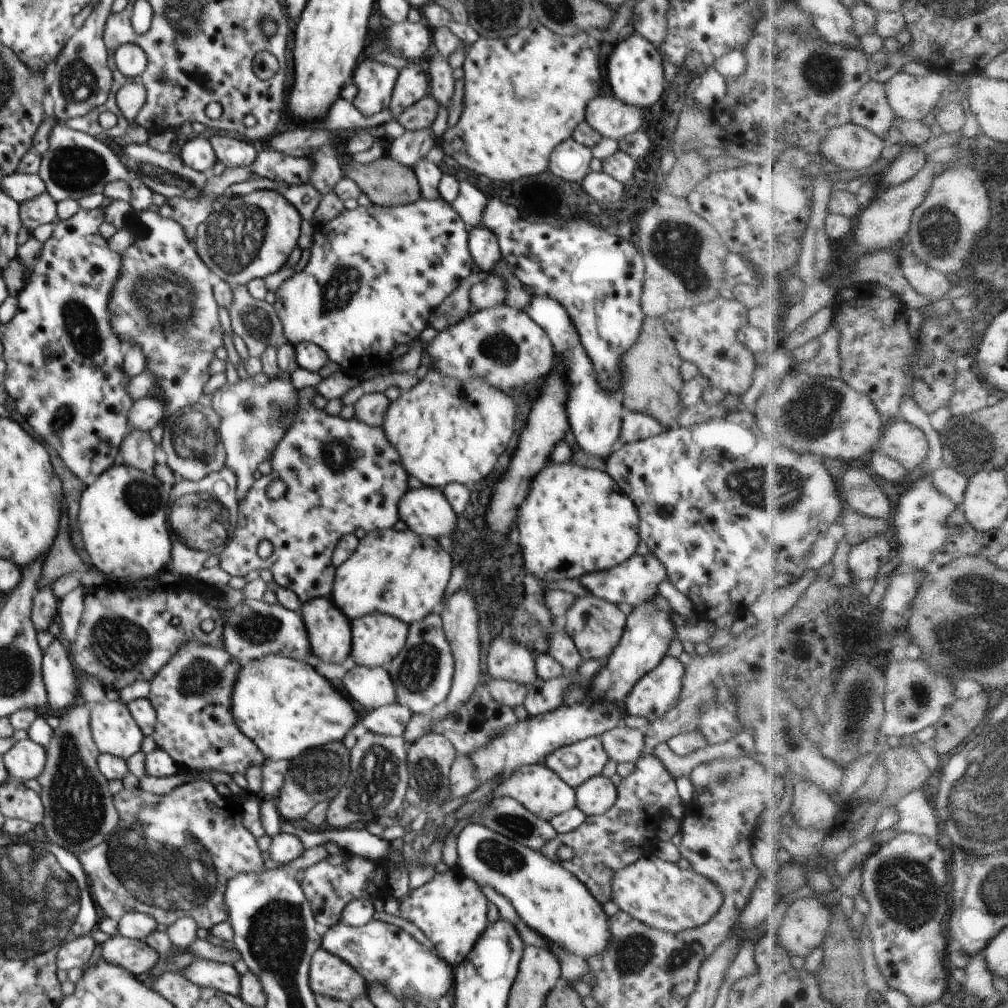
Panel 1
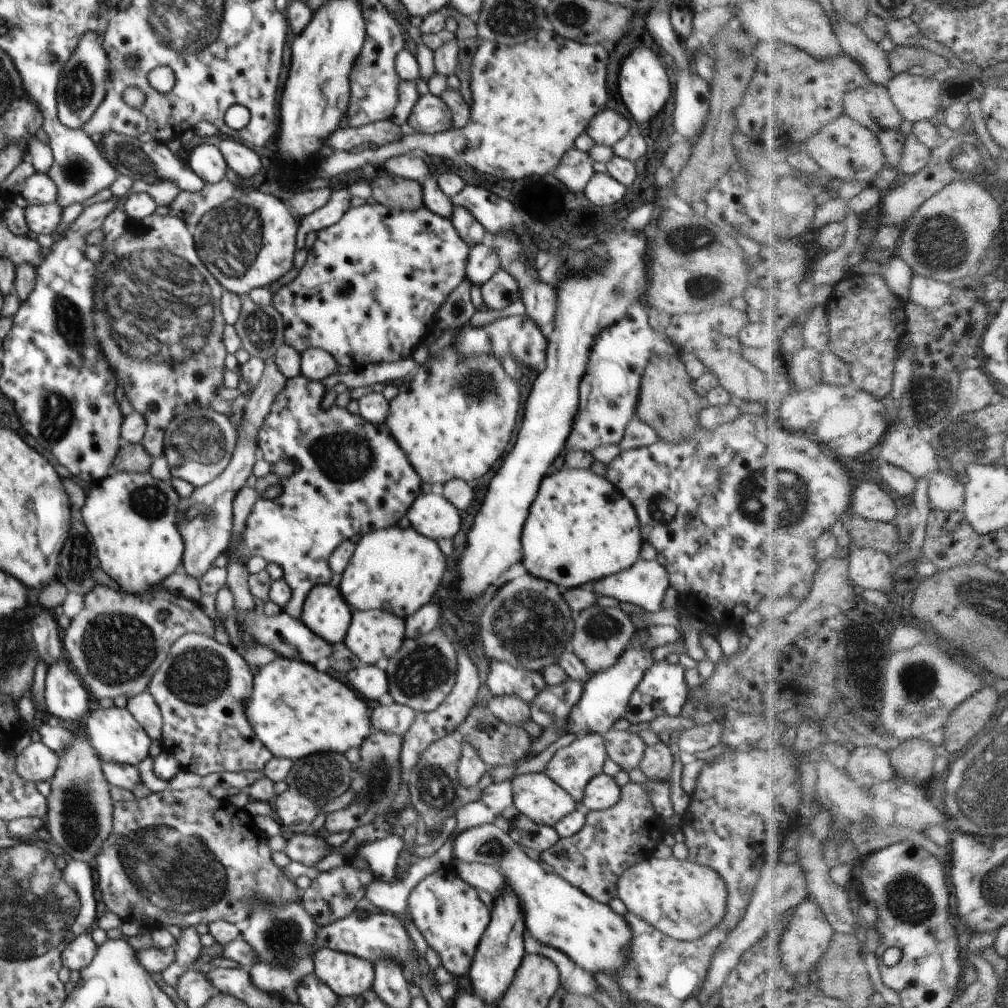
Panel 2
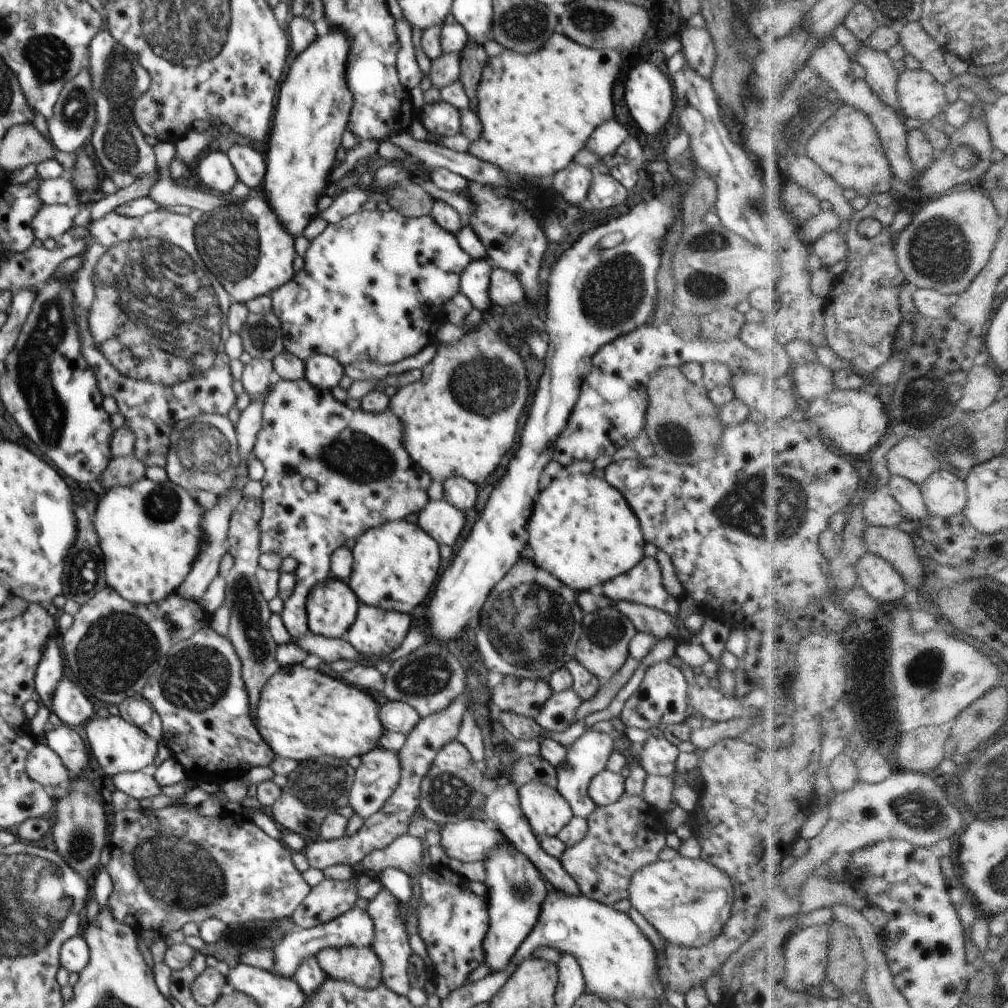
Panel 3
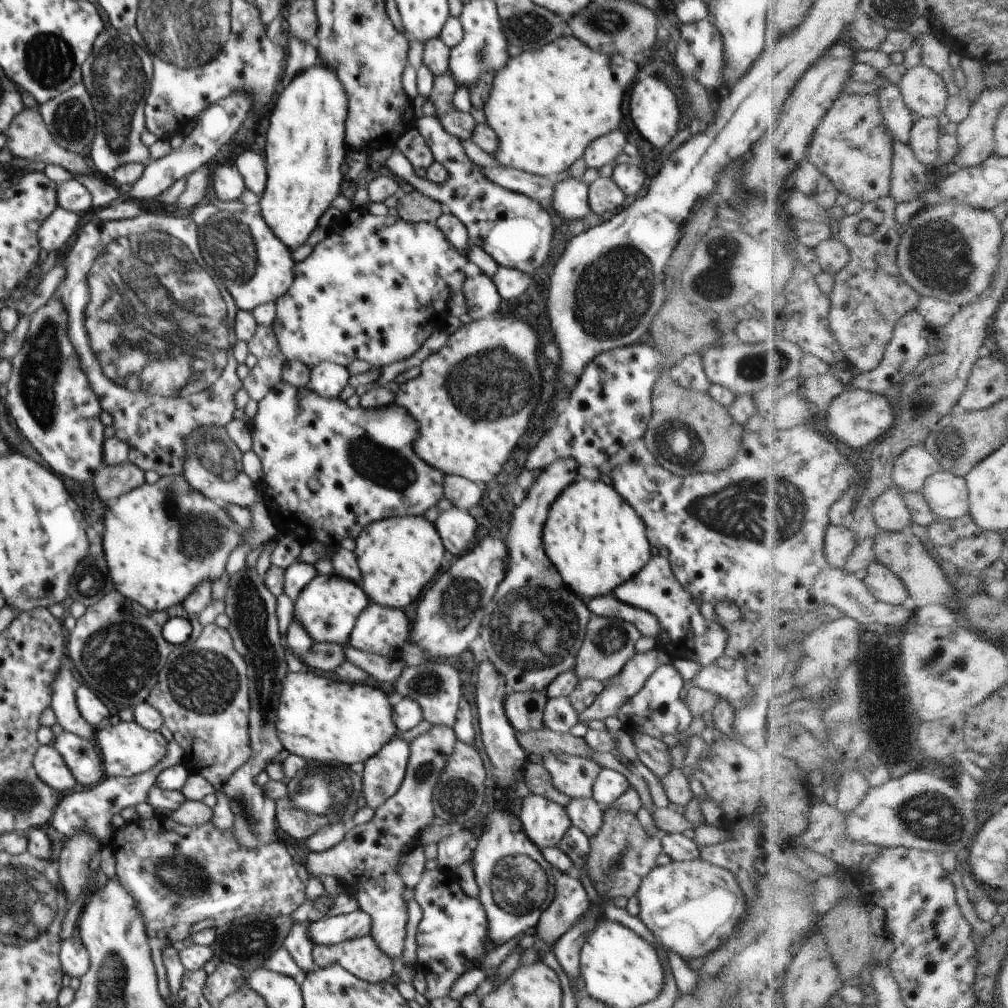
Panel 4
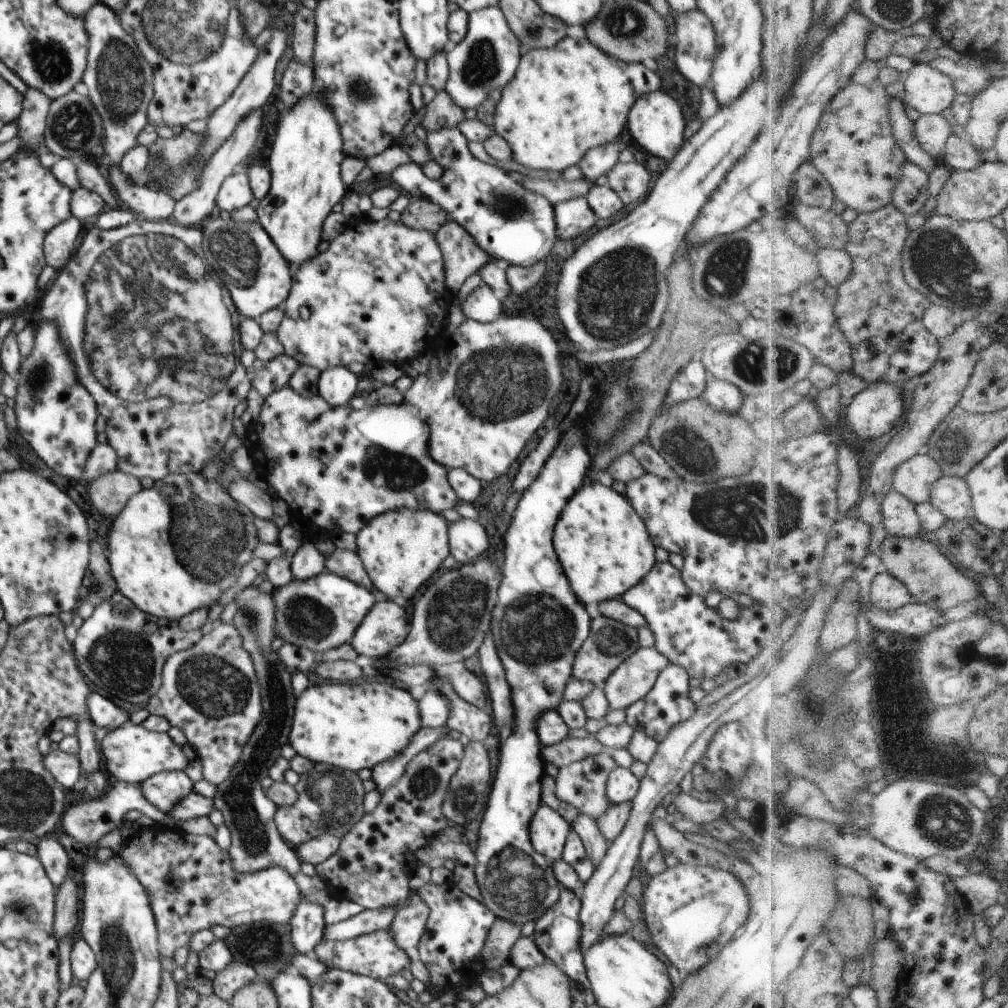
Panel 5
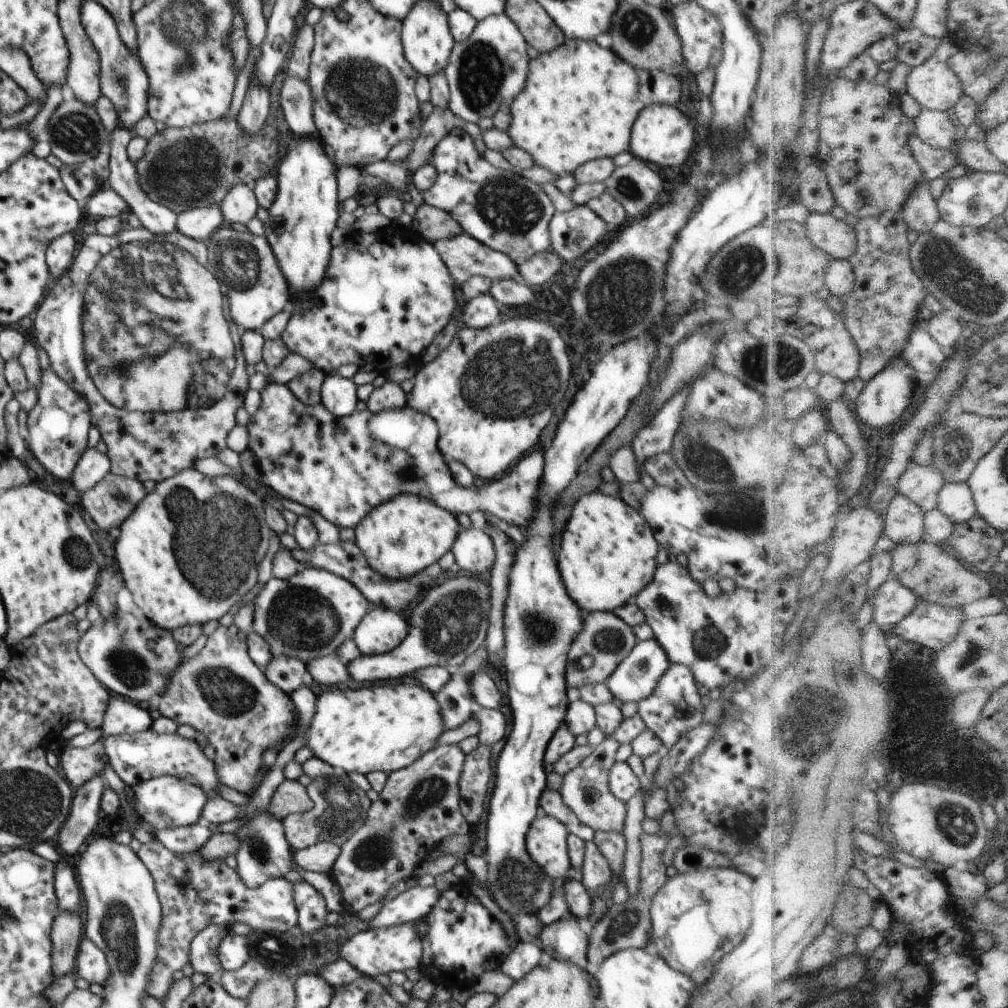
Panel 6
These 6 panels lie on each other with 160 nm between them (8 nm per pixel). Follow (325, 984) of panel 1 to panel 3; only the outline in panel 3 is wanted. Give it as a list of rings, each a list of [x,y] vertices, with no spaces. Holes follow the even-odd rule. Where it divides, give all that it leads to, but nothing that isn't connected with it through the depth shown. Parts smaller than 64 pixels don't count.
[[[371,946],[325,948],[315,957],[327,976],[336,980],[347,980],[365,989],[383,982],[382,963]]]

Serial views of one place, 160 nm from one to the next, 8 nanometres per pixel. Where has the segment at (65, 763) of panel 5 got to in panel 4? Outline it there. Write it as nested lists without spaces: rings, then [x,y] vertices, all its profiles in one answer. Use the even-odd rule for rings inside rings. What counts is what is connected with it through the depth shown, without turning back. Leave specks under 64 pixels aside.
[[[39,746],[33,766],[38,778],[61,795],[77,784],[62,756],[52,746]]]

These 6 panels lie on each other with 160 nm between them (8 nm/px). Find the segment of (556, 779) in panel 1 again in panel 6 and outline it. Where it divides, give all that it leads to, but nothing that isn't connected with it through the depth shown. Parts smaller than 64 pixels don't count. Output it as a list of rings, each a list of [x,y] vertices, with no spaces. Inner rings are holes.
[[[542,812],[527,832],[525,841],[530,858],[552,880],[566,880],[566,872],[572,867],[568,835],[568,829],[559,820]]]

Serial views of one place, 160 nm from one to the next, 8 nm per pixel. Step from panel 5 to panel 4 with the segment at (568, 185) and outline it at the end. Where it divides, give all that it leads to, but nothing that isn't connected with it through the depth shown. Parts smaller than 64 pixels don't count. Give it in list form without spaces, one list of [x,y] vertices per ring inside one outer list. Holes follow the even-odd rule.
[[[500,165],[495,168],[483,168],[481,171],[492,181],[512,192],[519,192],[538,201],[545,209],[553,206],[555,195],[554,179],[542,175],[535,175],[512,167]]]

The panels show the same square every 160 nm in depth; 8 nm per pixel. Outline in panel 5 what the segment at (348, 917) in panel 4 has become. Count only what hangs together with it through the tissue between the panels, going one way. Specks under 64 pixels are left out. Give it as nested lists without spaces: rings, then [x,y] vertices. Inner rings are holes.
[[[392,905],[375,909],[363,909],[356,916],[338,924],[325,926],[323,938],[327,941],[353,939],[379,930],[390,928],[397,908]]]

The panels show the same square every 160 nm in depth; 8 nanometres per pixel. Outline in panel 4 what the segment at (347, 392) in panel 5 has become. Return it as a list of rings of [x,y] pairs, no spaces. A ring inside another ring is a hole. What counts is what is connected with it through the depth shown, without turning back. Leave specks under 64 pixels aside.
[[[318,362],[310,370],[307,388],[325,398],[337,398],[346,388],[350,377],[347,368],[340,364]]]

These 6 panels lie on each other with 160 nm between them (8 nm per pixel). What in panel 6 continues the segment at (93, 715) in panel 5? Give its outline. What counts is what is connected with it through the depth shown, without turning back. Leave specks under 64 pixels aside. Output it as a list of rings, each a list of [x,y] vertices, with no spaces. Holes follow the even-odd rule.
[[[111,696],[104,722],[103,734],[108,735],[133,735],[147,731],[153,723],[150,717],[150,707],[140,706]]]

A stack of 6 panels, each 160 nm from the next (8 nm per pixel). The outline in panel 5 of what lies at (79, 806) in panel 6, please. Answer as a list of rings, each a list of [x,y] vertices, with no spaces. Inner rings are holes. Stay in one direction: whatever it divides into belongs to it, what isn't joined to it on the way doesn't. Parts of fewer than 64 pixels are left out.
[[[86,718],[77,719],[78,730],[76,735],[79,738],[79,756],[81,762],[81,771],[83,772],[80,781],[83,783],[92,773],[100,771],[100,752],[96,748],[96,740],[94,739],[94,724]]]

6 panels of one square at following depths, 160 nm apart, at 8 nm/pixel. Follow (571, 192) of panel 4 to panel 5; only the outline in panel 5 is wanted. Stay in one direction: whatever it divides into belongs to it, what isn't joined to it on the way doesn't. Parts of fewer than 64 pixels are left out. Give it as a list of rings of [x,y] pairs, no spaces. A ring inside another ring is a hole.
[[[584,197],[560,201],[554,210],[557,238],[560,240],[574,240],[582,236],[599,219]]]

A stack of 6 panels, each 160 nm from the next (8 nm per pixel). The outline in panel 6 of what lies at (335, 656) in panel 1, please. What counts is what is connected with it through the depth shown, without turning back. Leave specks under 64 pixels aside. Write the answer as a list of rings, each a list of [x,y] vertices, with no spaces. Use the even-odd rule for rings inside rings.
[[[308,567],[287,579],[272,577],[253,600],[252,631],[269,644],[274,657],[294,657],[307,663],[310,659],[336,654],[346,639],[352,639],[356,627],[372,608],[366,597],[349,580],[324,569]]]

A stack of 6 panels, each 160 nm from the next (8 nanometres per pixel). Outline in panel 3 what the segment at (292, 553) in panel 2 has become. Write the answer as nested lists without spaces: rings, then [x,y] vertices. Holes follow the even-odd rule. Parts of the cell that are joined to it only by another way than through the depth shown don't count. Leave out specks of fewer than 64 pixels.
[[[282,378],[274,379],[271,387],[263,400],[263,419],[261,429],[253,446],[253,456],[256,457],[265,468],[264,478],[261,480],[263,486],[262,504],[263,515],[260,519],[261,537],[259,549],[261,552],[277,552],[283,558],[292,556],[297,559],[299,565],[294,571],[297,576],[297,583],[293,593],[288,600],[284,601],[284,609],[281,614],[282,622],[289,632],[292,639],[301,639],[310,632],[307,623],[306,599],[315,584],[321,583],[331,574],[331,556],[337,548],[344,545],[346,540],[350,538],[358,538],[363,532],[369,528],[378,525],[397,521],[410,516],[410,514],[418,514],[430,502],[428,498],[428,487],[432,483],[432,478],[419,464],[416,464],[412,457],[408,454],[403,444],[403,436],[405,434],[405,424],[388,408],[379,413],[371,413],[360,408],[352,410],[345,403],[334,399],[331,391],[323,391],[312,386],[305,378],[299,381],[284,380]],[[304,478],[313,478],[318,482],[318,490],[316,492],[306,492],[302,488]]]

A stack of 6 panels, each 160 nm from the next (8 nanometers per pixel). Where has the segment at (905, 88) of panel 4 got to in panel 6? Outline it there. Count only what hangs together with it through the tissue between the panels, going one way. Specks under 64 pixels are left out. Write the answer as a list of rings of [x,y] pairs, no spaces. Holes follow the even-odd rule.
[[[951,36],[942,38],[942,46],[938,52],[930,57],[923,65],[915,67],[909,78],[909,92],[920,102],[923,108],[932,111],[946,111],[956,107],[961,102],[961,98],[966,94],[965,82],[953,71],[950,66],[950,58],[958,54],[962,48]]]

